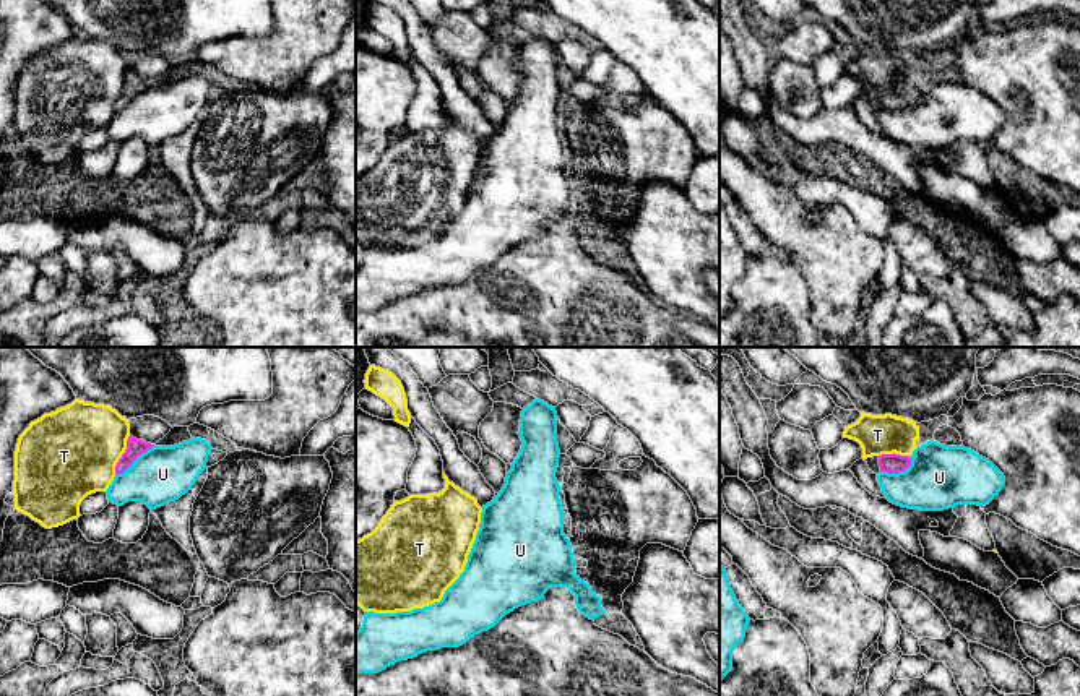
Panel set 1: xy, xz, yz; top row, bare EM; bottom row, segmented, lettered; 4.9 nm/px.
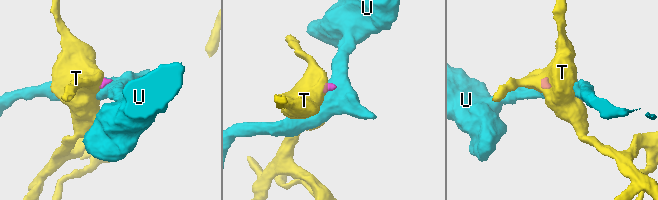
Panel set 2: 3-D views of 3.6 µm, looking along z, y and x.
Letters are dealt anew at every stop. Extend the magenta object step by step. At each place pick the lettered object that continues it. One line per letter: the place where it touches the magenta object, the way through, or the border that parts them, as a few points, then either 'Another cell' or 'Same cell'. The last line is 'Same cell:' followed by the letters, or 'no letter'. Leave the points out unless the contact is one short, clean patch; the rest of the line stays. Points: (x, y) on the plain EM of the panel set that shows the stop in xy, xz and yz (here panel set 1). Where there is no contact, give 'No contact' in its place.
T: Touches magenta at xy (122, 91). Boundary: xy (130, 72), (114, 111). Another cell
U: Touches magenta at xy (133, 96). Boundary: xy (153, 81), (116, 112). Another cell
Same cell: no letter

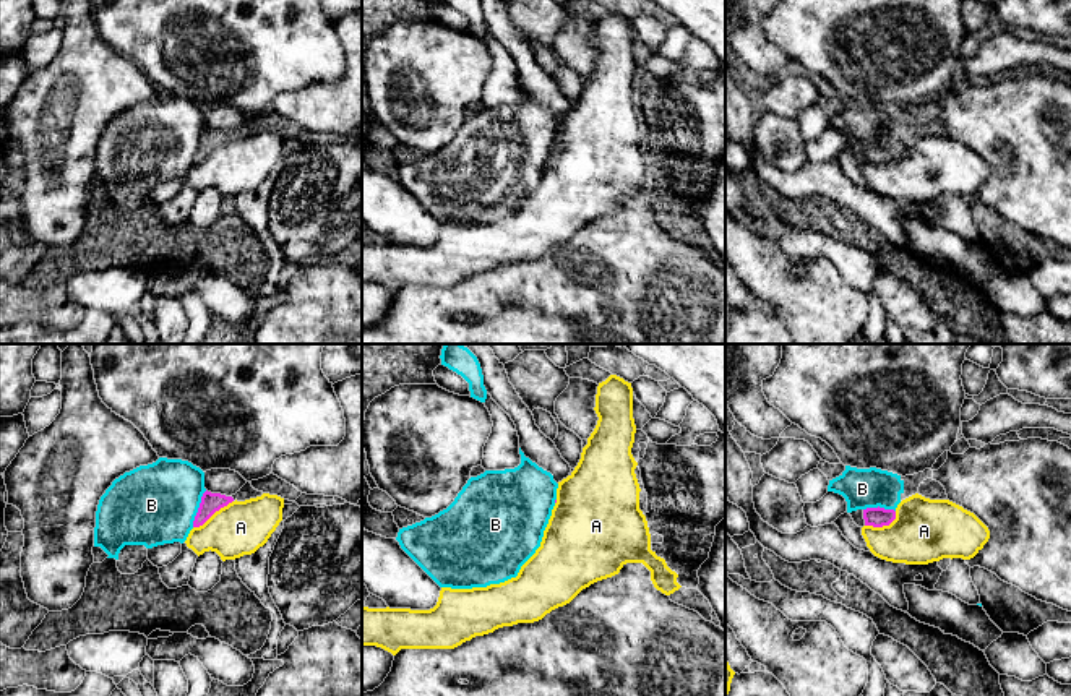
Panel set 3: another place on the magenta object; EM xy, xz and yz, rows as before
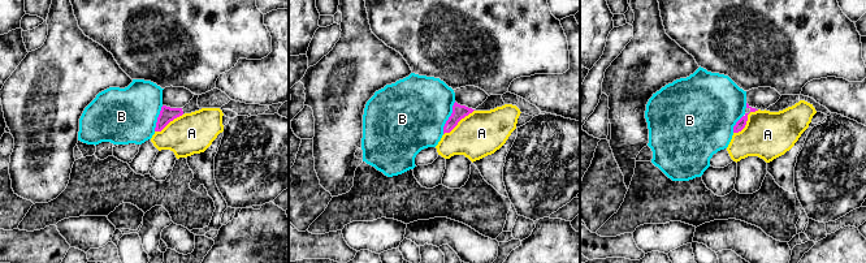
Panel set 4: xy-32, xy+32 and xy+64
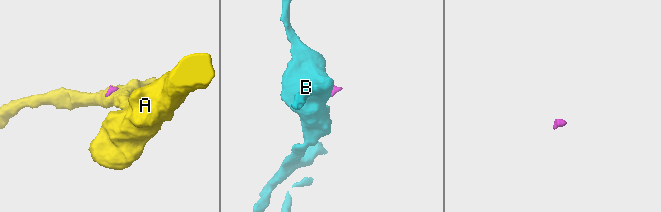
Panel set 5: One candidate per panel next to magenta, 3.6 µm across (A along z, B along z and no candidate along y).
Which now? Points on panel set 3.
A: Touches magenta at xy (213, 150). Boundary: xy (232, 137), (193, 164). Another cell
B: Touches magenta at xy (198, 145). Boundary: xy (206, 127), (192, 163). Another cell
Same cell: no letter

